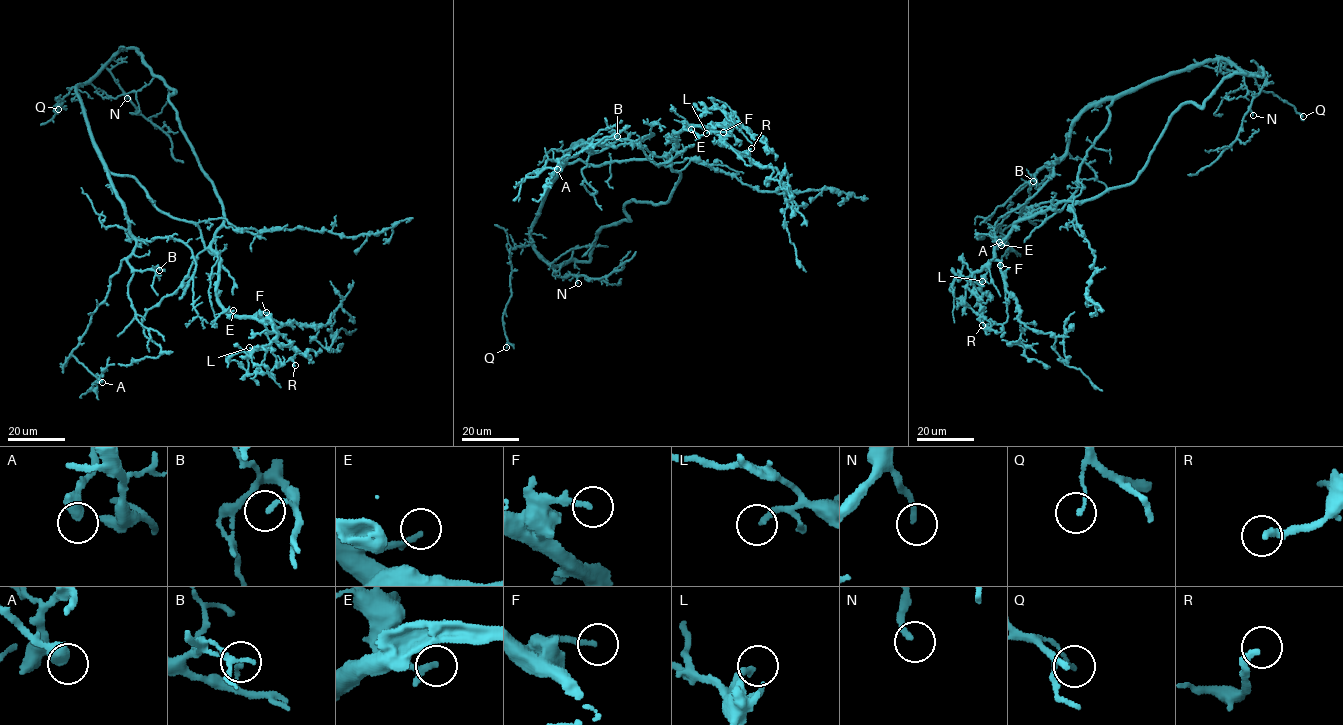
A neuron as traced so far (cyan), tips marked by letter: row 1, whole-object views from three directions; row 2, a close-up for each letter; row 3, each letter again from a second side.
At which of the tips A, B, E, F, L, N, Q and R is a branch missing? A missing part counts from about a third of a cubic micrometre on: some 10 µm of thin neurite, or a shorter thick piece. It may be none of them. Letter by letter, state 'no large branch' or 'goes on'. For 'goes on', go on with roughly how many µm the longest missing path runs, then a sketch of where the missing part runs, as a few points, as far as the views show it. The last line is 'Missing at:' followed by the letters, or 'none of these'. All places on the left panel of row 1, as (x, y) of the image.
A: no large branch
B: no large branch
E: goes on; about 6 µm are missing
F: goes on; about 10 µm are missing
L: no large branch
N: goes on; about 15 µm are missing
Q: no large branch
R: goes on; about 5 µm are missing
Missing at: E, F, N, R

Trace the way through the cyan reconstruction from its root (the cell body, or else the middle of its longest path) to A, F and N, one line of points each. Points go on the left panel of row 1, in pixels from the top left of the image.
A: (164, 212), (133, 177), (109, 173), (135, 248), (110, 279), (108, 295), (72, 353), (102, 382)
F: (164, 212), (195, 224), (210, 252), (214, 254), (219, 251), (216, 297), (226, 312), (252, 316), (266, 312)
N: (164, 212), (133, 177), (108, 170), (77, 86), (94, 76), (102, 65), (127, 98)

